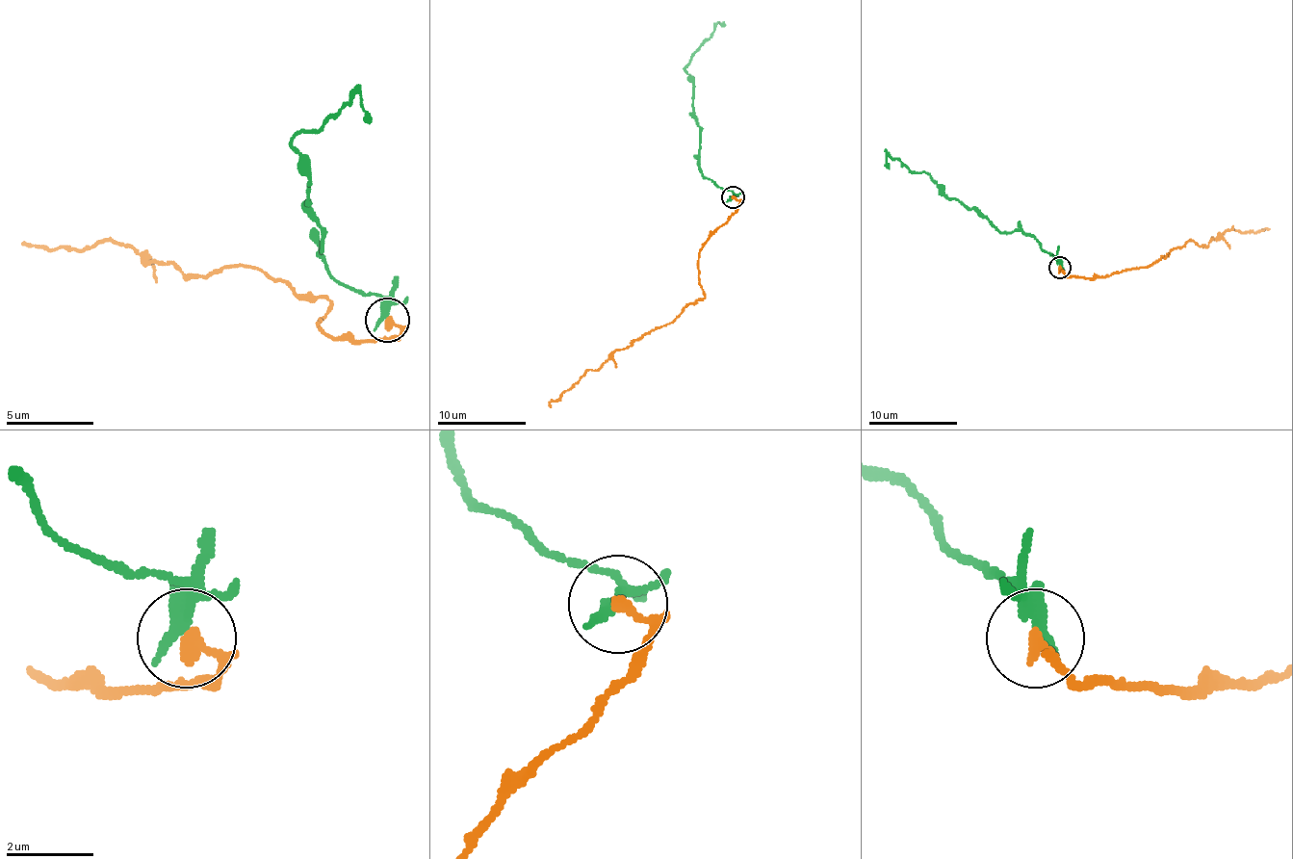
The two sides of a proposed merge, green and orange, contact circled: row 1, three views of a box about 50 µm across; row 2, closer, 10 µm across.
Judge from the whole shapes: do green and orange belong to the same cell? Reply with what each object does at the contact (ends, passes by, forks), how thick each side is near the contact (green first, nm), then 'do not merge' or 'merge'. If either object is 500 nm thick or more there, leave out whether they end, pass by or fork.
green ends there; orange ends there; 420 nm thick on the green side, 300 nm on the other; do not merge

